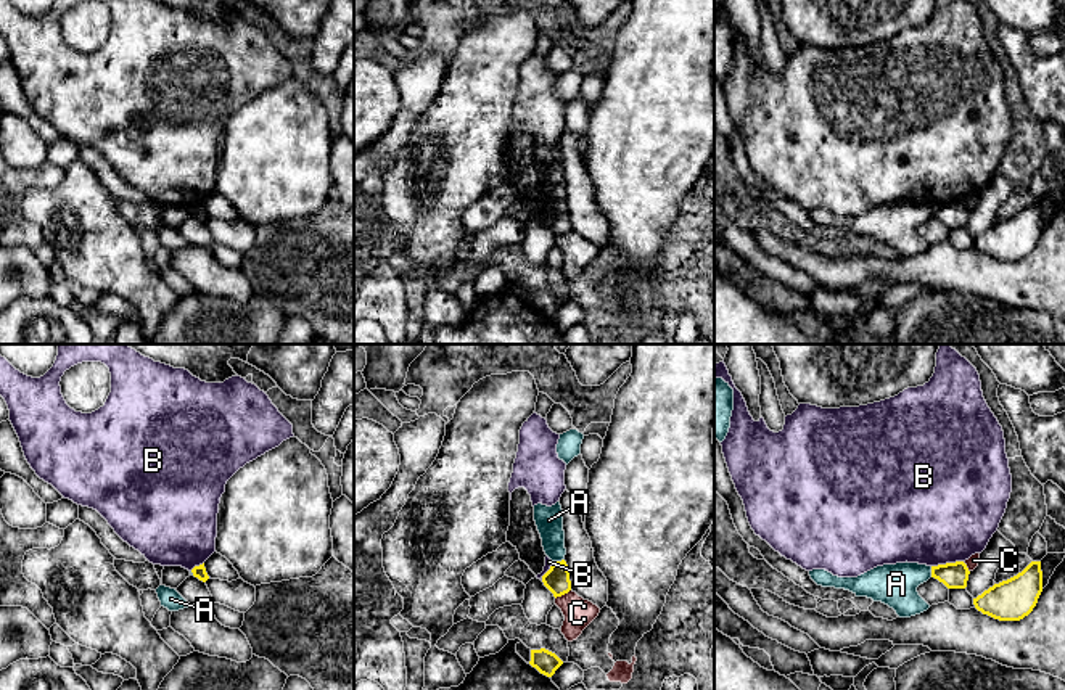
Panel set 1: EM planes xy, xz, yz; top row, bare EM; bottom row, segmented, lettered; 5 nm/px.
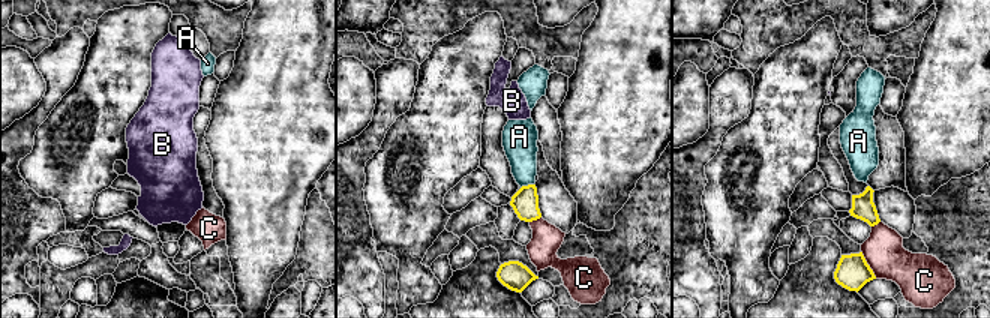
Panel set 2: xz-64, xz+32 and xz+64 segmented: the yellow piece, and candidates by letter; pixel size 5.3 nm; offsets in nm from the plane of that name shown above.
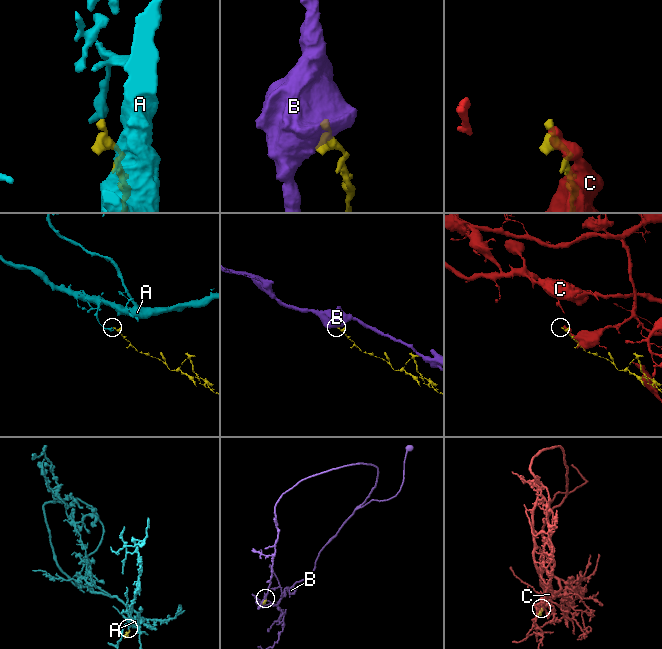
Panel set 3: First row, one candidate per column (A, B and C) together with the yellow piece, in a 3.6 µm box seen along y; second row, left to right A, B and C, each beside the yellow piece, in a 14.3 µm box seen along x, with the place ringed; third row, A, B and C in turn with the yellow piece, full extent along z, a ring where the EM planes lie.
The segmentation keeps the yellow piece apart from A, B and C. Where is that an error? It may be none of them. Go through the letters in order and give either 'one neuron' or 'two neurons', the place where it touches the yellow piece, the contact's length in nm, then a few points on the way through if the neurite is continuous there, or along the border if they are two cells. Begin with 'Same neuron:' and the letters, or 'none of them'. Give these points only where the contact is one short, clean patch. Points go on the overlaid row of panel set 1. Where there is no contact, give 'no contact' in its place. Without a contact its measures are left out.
Same neuron: none of them
A: two neurons; meets yellow in xz at (559, 562); contact 60 nm long; border along xz (563, 558), (554, 562)
B: two neurons; meets yellow in yz at (946, 563); contact 160 nm long; border along yz (962, 560), (932, 566)
C: two neurons; meets yellow in xz at (562, 594); contact 90 nm long

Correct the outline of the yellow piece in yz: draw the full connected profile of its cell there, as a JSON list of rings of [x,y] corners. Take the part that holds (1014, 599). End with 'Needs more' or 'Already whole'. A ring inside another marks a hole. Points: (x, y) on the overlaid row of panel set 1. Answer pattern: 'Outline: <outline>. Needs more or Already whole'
Outline: [[[1031,561],[1017,576],[994,584],[973,598],[973,605],[978,611],[994,619],[1020,621],[1033,611],[1041,592],[1041,561]]]. Already whole

